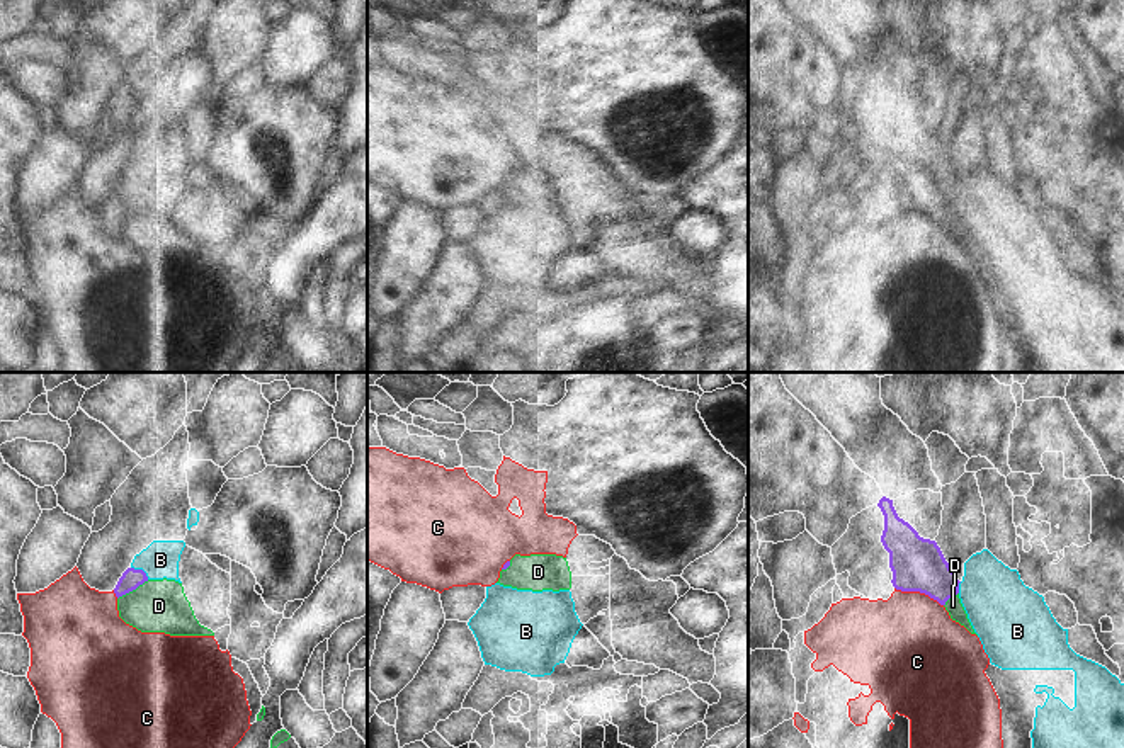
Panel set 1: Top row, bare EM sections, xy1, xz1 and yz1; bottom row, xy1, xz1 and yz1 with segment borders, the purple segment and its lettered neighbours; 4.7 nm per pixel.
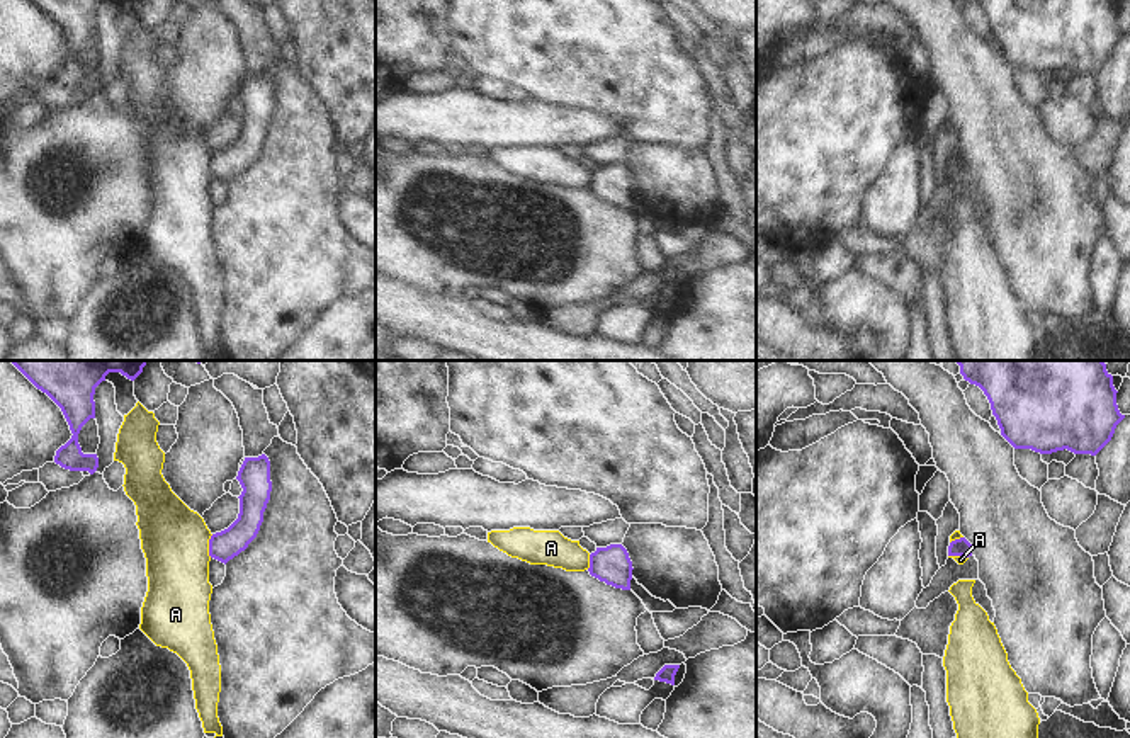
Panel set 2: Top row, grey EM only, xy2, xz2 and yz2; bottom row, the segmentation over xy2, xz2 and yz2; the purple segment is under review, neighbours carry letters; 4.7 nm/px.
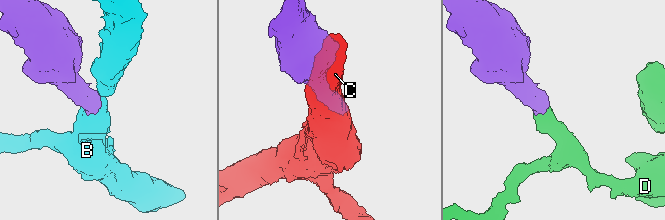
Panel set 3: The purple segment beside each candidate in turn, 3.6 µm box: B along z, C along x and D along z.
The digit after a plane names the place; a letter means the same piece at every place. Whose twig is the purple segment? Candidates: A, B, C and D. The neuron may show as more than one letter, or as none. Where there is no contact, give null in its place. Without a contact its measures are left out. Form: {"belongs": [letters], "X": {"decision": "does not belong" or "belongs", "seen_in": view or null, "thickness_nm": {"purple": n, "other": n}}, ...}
{"belongs": ["D"], "A": {"decision": "does not belong", "seen_in": "xy2", "thickness_nm": {"purple": 140, "other": 320}}, "B": {"decision": "does not belong", "seen_in": "xy1", "thickness_nm": {"purple": 100, "other": 180}}, "C": {"decision": "does not belong", "seen_in": "yz1", "thickness_nm": {"purple": 260, "other": 460}}, "D": {"decision": "belongs", "seen_in": "xy1", "thickness_nm": {"purple": 100, "other": 260}}}

